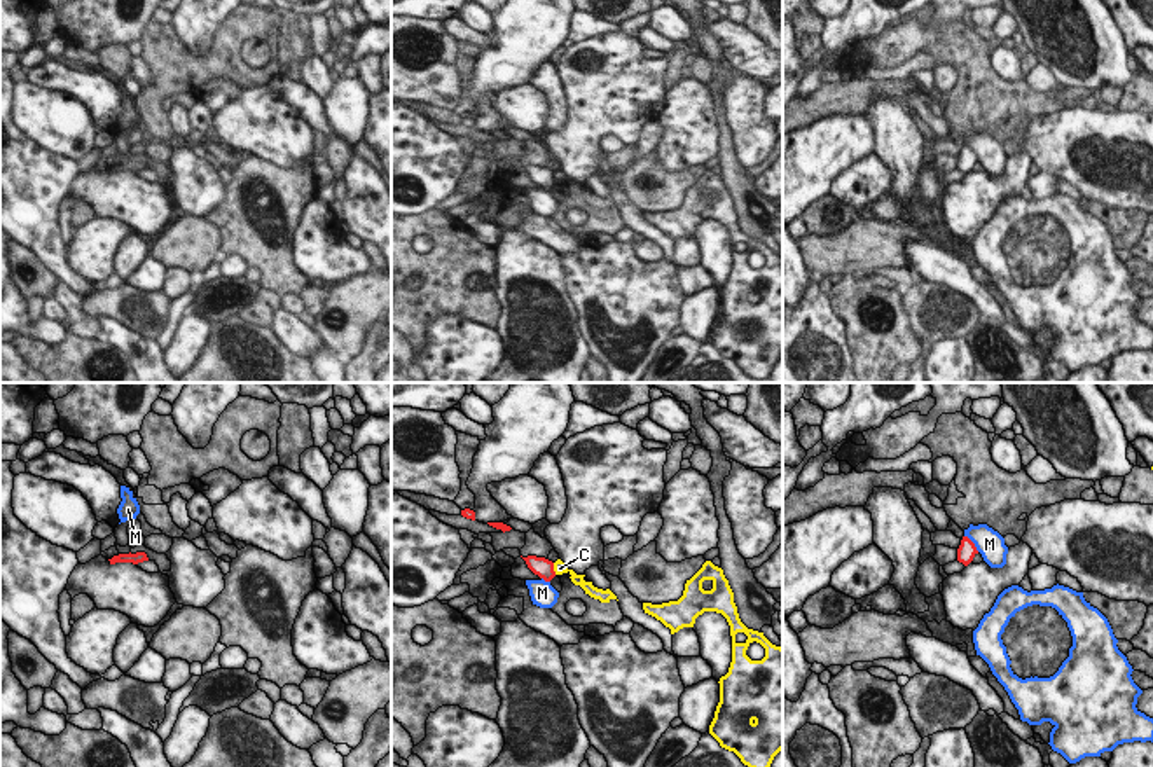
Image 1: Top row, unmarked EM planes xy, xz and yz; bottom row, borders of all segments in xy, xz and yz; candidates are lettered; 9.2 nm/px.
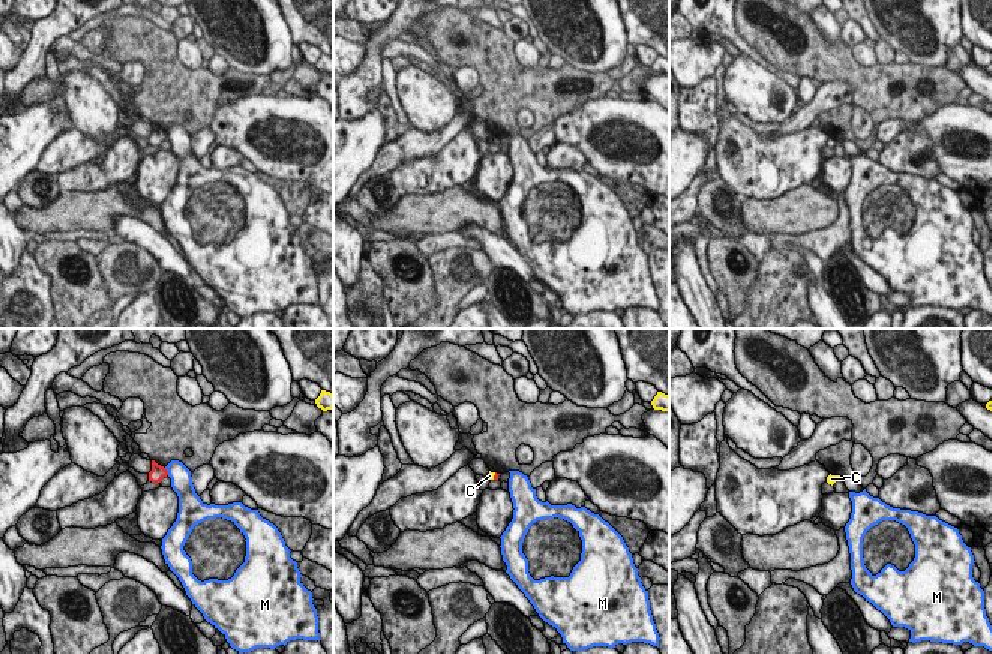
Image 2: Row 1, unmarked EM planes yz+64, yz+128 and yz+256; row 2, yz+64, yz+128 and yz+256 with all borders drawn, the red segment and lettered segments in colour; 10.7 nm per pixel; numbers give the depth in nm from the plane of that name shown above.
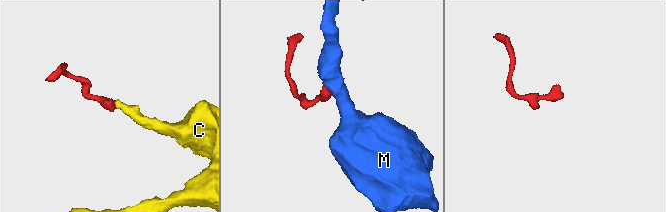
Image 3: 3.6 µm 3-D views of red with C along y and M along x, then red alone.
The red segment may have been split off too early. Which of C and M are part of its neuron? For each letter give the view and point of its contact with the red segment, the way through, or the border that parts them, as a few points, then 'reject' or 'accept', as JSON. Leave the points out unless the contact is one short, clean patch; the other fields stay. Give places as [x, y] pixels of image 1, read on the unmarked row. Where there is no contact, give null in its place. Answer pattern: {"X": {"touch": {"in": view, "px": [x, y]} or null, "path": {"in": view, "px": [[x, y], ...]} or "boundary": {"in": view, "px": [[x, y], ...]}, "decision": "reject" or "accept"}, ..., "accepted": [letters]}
{"C": {"touch": {"in": "xz", "px": [552, 177]}, "boundary": {"in": "xz", "px": [[552, 172], [556, 182]]}, "decision": "reject"}, "M": {"touch": {"in": "yz", "px": [973, 152]}, "boundary": {"in": "yz", "px": [[965, 144], [979, 159]]}, "decision": "reject"}, "accepted": []}

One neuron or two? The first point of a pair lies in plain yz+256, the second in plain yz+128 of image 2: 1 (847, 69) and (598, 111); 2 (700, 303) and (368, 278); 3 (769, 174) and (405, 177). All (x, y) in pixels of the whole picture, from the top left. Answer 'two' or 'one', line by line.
1: two
2: two
3: one

